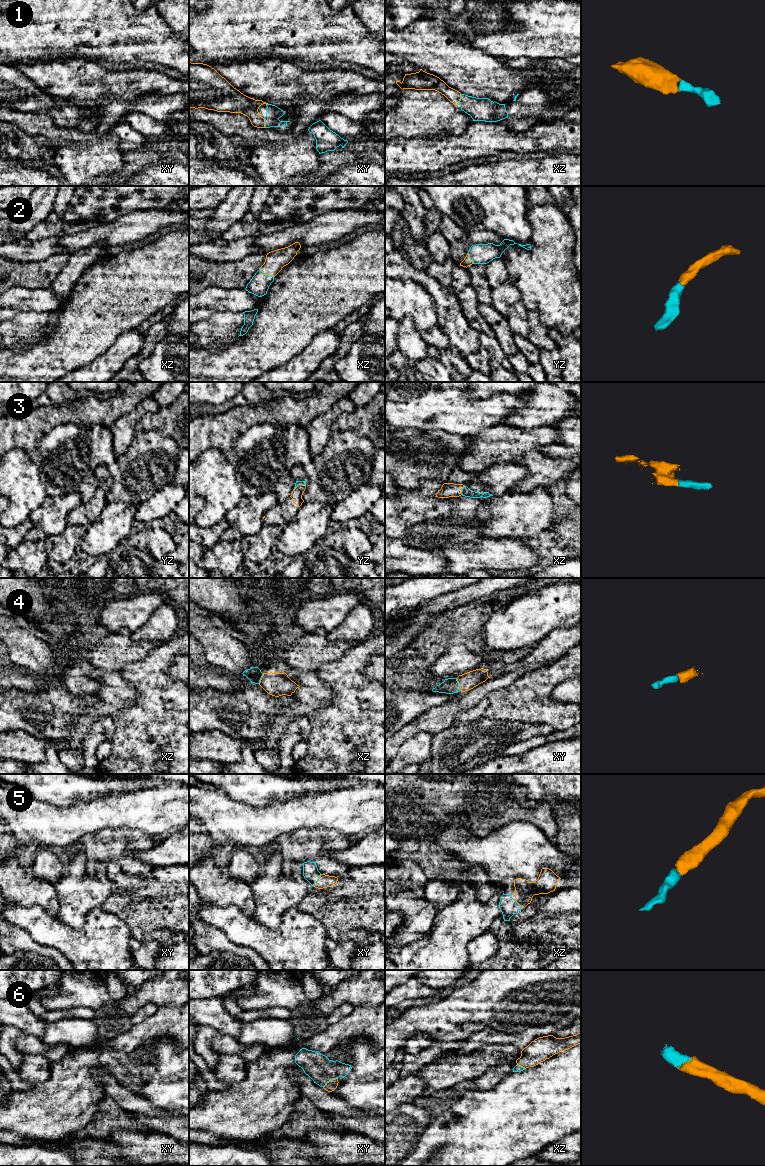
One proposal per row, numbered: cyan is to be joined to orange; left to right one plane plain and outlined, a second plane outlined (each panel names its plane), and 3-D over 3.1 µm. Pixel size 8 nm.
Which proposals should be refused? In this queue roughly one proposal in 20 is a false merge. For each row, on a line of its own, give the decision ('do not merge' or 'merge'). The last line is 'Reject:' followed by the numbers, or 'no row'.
1: merge
2: merge
3: merge
4: merge
5: merge
6: merge
Reject: no row

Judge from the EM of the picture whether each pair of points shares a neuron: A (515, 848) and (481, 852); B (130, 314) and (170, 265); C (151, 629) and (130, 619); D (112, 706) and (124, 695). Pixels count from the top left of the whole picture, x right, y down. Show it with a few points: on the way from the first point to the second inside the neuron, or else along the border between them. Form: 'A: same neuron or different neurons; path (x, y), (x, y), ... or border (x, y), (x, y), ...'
A: same neuron; path (507, 852), (489, 852)
B: same neuron; path (133, 302), (158, 277)
C: different neurons; border (158, 607), (144, 624), (131, 633)
D: same neuron; path (115, 703), (121, 697)

